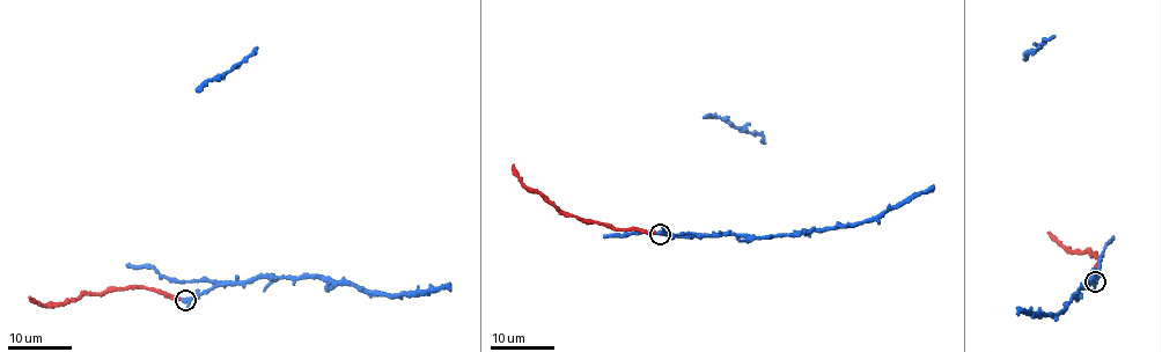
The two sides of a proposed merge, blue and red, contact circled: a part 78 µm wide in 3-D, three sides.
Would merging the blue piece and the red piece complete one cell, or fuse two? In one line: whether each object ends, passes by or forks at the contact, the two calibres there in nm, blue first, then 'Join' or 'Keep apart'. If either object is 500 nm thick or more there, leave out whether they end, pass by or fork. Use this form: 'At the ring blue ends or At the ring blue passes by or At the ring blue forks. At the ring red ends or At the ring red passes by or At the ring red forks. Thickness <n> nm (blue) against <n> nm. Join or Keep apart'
At the ring blue passes by. At the ring red ends. Thickness 360 nm (blue) against 80 nm. Join

